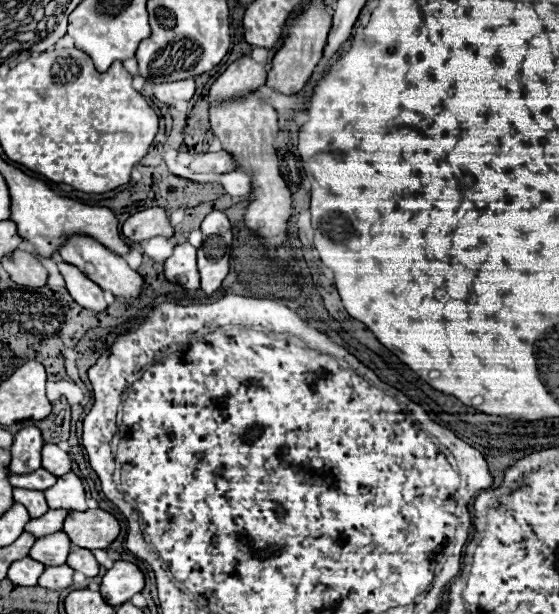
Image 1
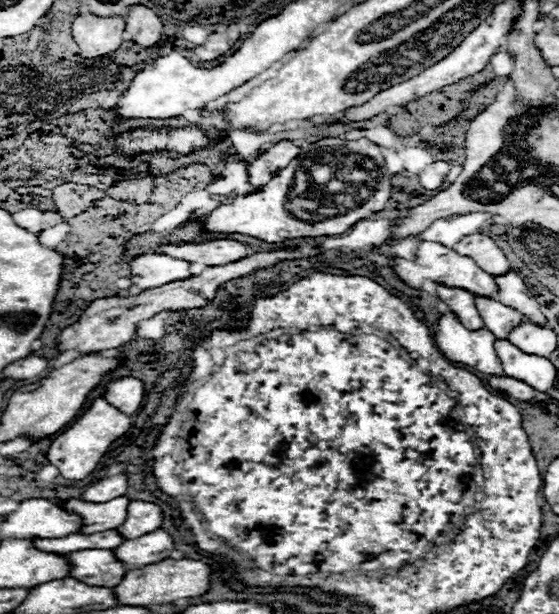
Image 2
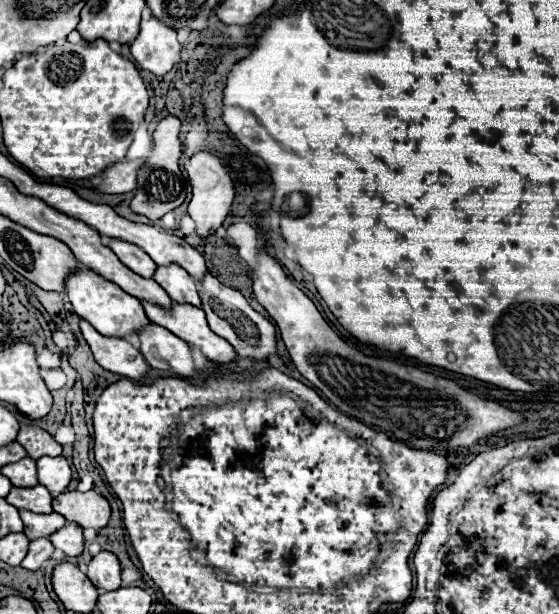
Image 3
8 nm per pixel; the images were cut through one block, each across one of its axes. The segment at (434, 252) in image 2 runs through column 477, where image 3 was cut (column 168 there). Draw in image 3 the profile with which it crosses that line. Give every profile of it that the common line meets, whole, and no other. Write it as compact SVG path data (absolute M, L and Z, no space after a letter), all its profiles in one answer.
M178 264L158 266L152 278L168 292L168 296L174 302L192 304L192 306L198 306L198 308L202 306L198 290L196 290L196 284L188 276L188 272L184 272L184 268L180 268Z

